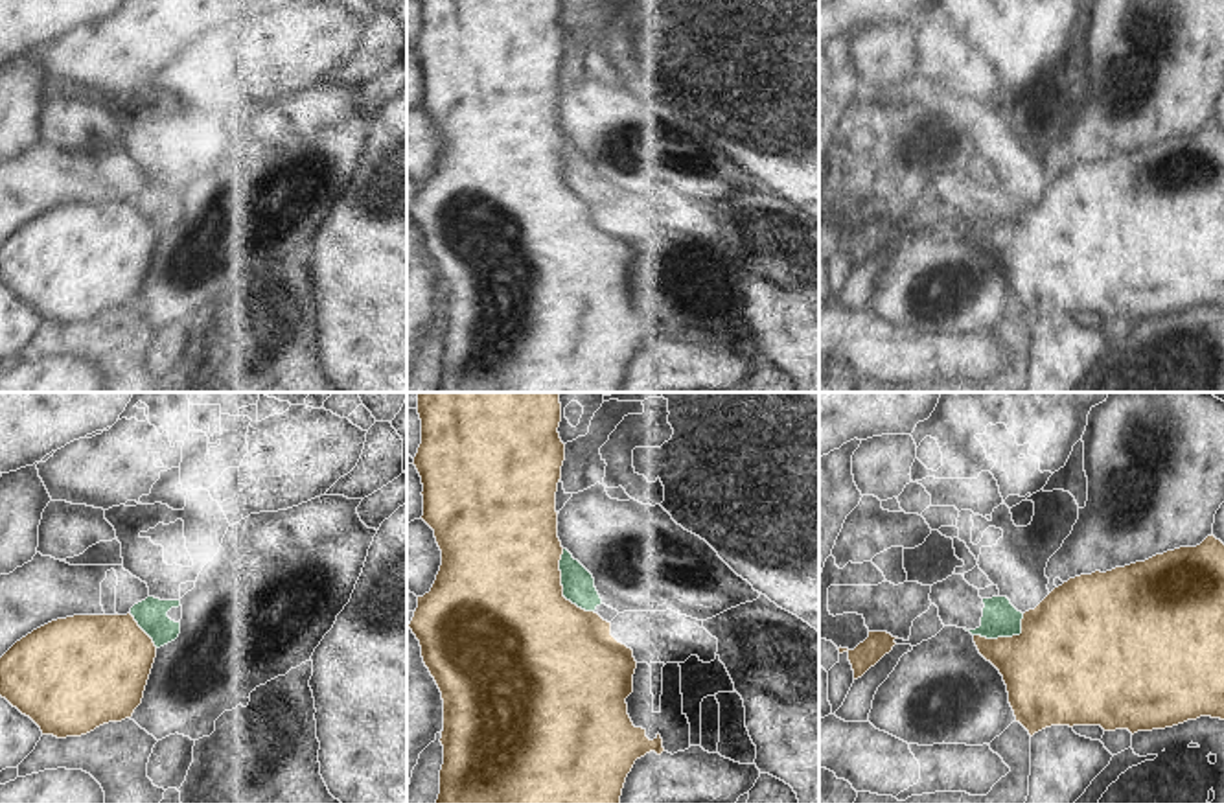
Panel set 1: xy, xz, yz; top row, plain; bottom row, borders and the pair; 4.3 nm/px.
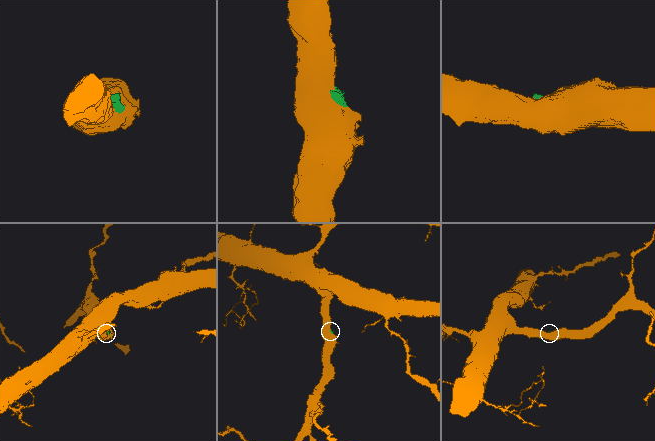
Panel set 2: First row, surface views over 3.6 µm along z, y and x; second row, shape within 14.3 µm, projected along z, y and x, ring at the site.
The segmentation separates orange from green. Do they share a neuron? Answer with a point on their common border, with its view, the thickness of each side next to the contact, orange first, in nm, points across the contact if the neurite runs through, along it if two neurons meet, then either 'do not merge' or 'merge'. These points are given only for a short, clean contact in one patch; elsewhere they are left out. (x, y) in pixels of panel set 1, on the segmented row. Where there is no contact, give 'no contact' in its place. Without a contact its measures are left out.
meets orange in xz at (562, 588); 500 nm thick on the orange side, 140 nm on the other; border along xz (562, 549), (562, 593), (593, 612); do not merge

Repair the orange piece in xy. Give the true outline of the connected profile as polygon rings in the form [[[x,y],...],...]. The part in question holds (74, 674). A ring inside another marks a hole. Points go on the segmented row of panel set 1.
[[[74,615],[52,621],[0,658],[0,696],[57,739],[81,737],[131,718],[156,658],[153,639],[127,615]]]

